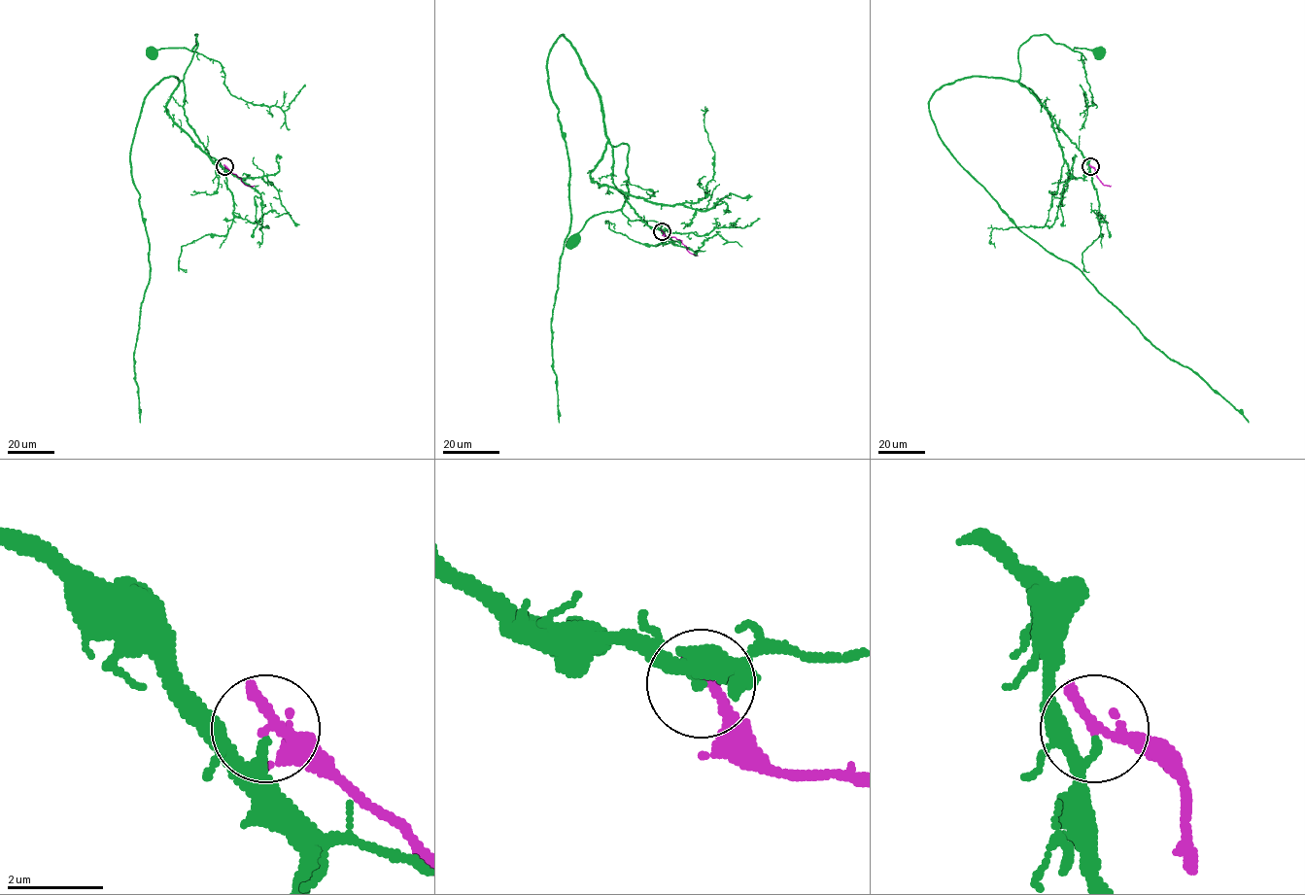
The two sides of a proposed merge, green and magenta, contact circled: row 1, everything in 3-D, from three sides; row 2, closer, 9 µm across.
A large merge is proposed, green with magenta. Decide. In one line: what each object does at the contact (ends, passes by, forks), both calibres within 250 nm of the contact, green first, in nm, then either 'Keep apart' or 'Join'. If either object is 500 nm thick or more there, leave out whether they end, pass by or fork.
At the ring green ends. At the ring magenta ends. Thickness 240 nm (green) against 240 nm. Keep apart

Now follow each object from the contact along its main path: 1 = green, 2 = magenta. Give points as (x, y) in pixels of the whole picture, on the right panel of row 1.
1: (1090, 167), (1055, 119), (1019, 83), (1018, 50), (1032, 36), (1044, 35), (1072, 50), (1085, 48), (1099, 52)
2: (1090, 166), (1103, 185), (1111, 185)

